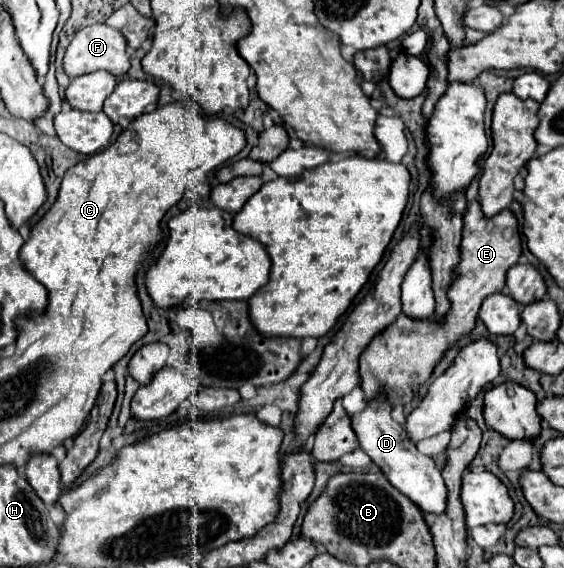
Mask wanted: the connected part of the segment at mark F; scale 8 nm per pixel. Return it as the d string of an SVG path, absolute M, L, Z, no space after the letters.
M95 24L95 26L87 26L83 30L79 30L73 38L73 42L69 44L67 52L65 52L65 74L69 78L75 76L83 76L89 74L93 70L107 70L109 74L113 74L115 78L125 76L129 70L129 54L127 54L127 40L125 36L121 36L121 32L117 32L115 28L109 28L107 24Z

